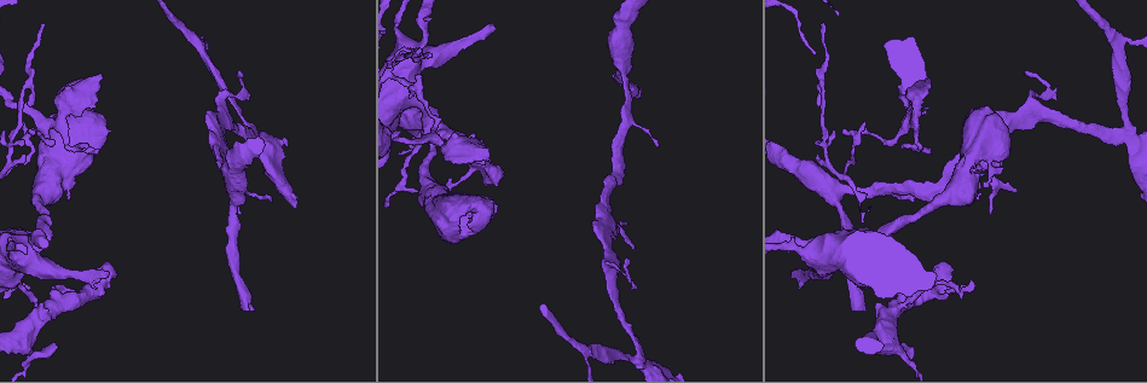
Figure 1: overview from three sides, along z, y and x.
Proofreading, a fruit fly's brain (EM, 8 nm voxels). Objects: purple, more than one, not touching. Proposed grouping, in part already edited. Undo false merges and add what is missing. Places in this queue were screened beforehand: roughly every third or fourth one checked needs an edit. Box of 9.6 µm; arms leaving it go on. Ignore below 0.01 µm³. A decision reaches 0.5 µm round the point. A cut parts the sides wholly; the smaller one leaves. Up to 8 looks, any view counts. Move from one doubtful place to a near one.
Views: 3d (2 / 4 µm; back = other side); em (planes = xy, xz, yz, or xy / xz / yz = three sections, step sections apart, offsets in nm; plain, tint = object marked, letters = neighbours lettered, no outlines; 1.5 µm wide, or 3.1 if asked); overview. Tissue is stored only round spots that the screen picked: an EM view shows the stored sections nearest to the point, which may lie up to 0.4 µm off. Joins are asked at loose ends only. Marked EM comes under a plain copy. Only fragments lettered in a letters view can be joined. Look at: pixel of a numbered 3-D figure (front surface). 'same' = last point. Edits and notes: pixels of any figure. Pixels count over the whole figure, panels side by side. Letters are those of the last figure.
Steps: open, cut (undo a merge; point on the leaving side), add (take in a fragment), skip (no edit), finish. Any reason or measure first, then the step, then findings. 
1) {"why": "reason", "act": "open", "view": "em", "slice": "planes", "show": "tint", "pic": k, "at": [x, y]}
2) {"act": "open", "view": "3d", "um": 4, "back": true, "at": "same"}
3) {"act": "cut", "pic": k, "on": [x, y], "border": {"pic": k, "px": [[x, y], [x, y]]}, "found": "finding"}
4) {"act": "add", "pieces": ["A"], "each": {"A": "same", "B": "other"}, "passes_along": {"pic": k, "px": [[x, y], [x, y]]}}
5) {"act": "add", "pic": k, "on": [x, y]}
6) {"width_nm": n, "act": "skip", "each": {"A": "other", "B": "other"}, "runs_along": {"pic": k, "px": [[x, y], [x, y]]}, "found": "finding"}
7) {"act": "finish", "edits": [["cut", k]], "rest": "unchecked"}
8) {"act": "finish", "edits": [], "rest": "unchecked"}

{"why": "sudden change in width", "act": "open", "view": "em", "slice": "yz", "step": 4, "show": "tint", "pic": 1, "at": [995, 176]}

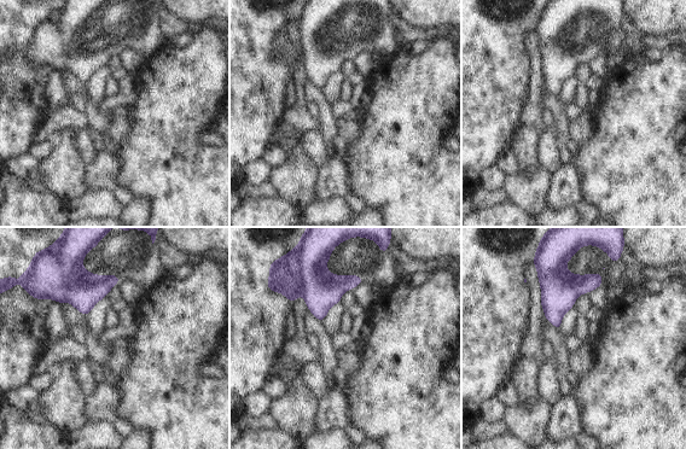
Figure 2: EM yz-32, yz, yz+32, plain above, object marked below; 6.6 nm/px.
{"act": "open", "view": "em", "slice": "planes", "show": "tint", "at": "same"}

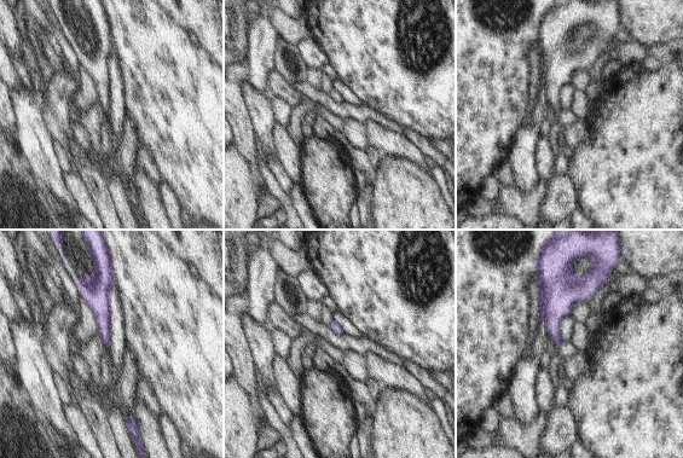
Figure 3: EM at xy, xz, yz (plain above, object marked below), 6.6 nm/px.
{"why": "what lies round it", "act": "open", "view": "em", "slice": "planes", "show": "letters", "at": "same"}

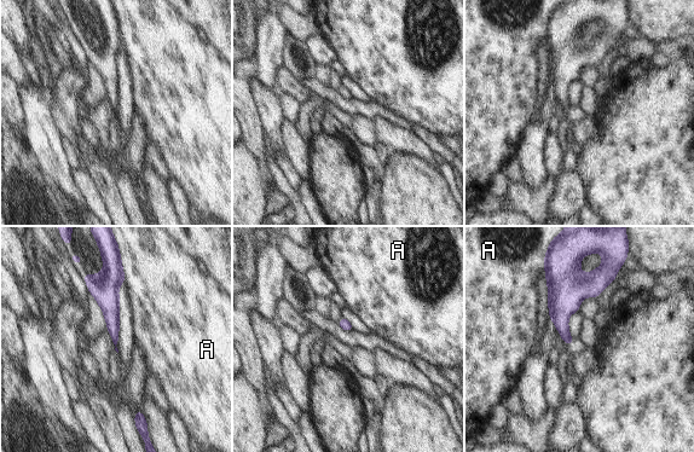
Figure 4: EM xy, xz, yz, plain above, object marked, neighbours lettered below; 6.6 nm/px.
{"width_nm": 70, "act": "skip", "each": {"A": "other"}, "border": {"pic": 4, "px": [[120, 261], [123, 268], [123, 282]]}, "found": "all the same cell"}

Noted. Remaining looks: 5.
{"why": "thin arm on a thick one", "act": "open", "view": "3d", "um": 2, "pic": 1, "at": [250, 129]}

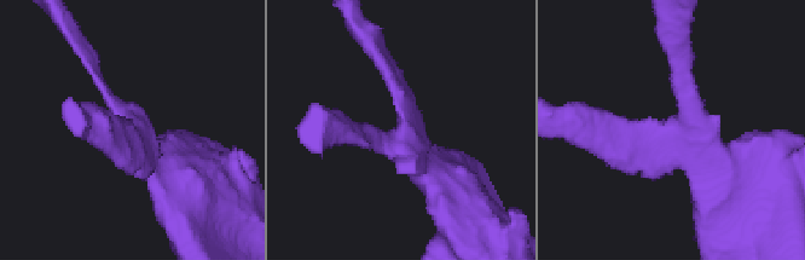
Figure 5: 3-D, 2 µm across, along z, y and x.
{"arms": 3, "act": "open", "view": "em", "slice": "planes", "show": "letters", "pic": 5, "at": [404, 136]}

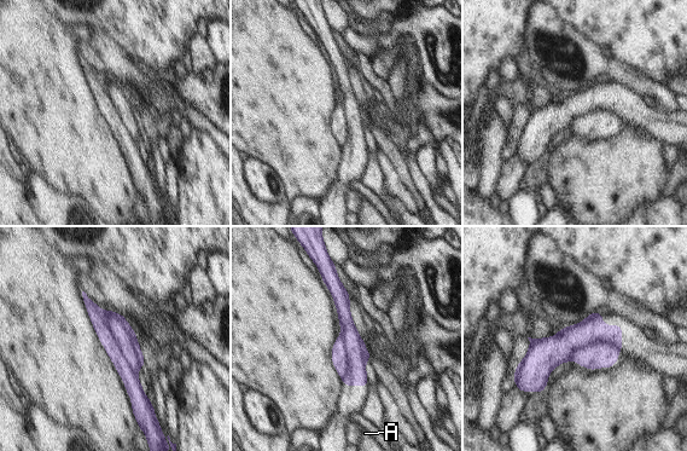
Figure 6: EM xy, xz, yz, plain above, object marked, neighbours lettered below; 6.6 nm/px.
{"act": "cut", "pic": 6, "on": [128, 375], "each": {"A": "other"}, "part_leaving": {"pic": 6, "px": [[87, 301], [131, 379], [139, 409]]}, "found": "two cells meet here"}

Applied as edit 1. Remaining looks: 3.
{"why": "abrupt turn", "act": "open", "view": "em", "slice": "planes", "show": "letters", "pic": 1, "at": [858, 133]}

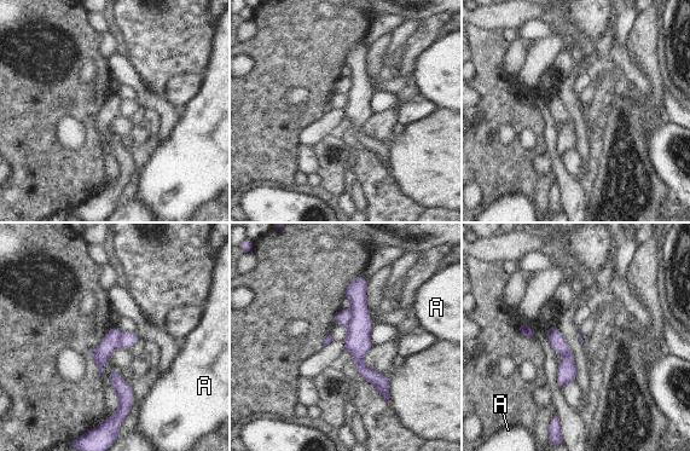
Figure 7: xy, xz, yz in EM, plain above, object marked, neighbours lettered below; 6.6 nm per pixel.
{"width_nm": 100, "act": "cut", "pic": 7, "on": [358, 343], "each": {"A": "other"}, "part_leaving": {"pic": 7, "px": [[359, 279], [358, 359], [386, 394]]}, "found": "two cells meet here"}

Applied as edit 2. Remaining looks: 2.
{"act": "finish", "edits": [["cut", 6], ["cut", 7]], "rest": "unchecked"}

